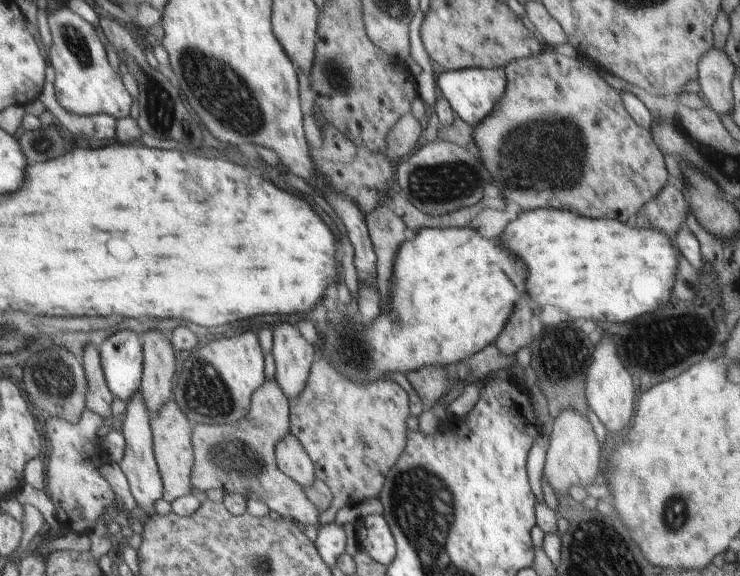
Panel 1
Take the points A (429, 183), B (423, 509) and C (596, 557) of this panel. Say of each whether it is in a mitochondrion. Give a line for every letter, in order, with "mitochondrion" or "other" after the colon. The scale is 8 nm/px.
A: mitochondrion
B: mitochondrion
C: mitochondrion

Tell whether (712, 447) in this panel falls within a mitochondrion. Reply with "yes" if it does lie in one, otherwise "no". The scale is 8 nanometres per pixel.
no

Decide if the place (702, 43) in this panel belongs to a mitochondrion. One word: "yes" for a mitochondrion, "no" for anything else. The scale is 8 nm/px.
no

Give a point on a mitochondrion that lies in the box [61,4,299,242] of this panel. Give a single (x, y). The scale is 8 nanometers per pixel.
(222, 94)

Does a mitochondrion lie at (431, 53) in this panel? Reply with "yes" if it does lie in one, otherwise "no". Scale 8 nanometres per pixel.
no

